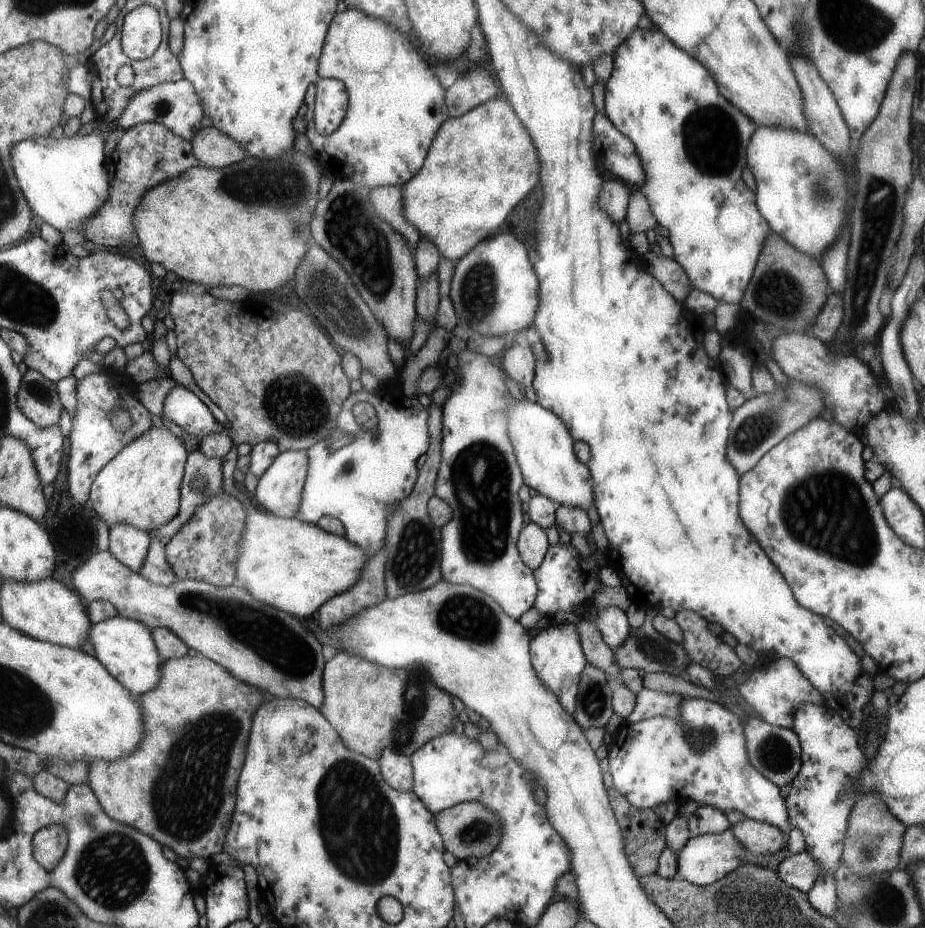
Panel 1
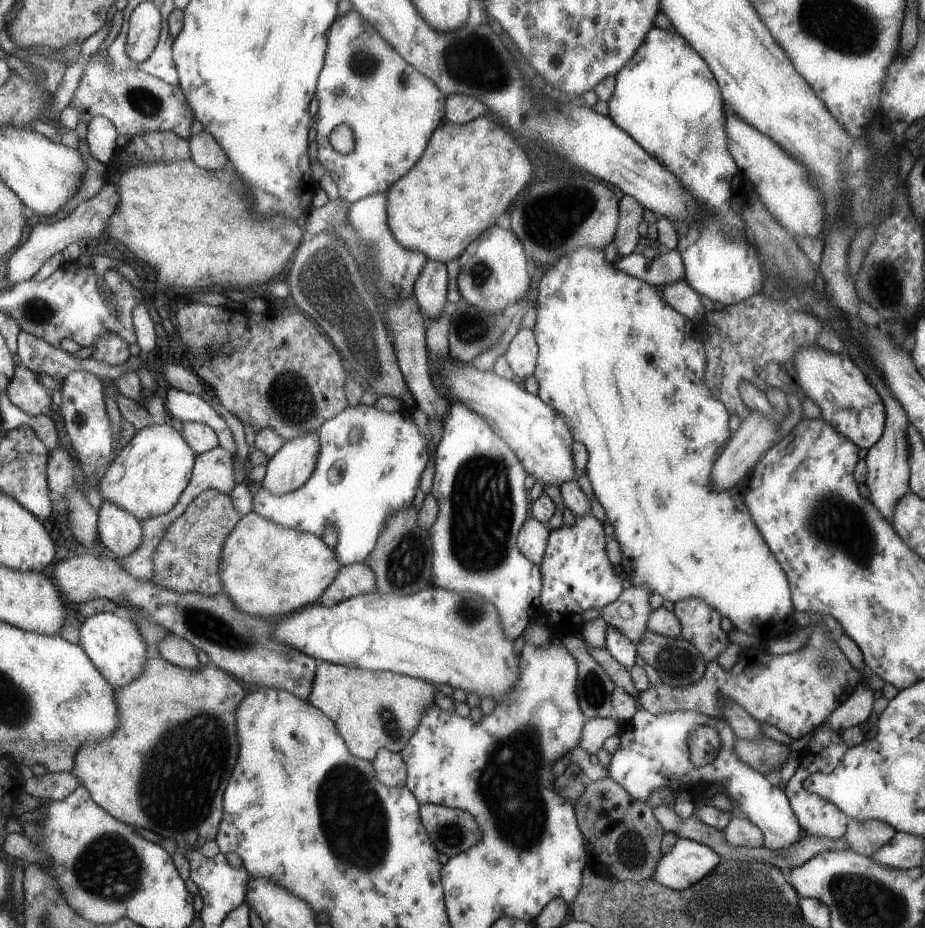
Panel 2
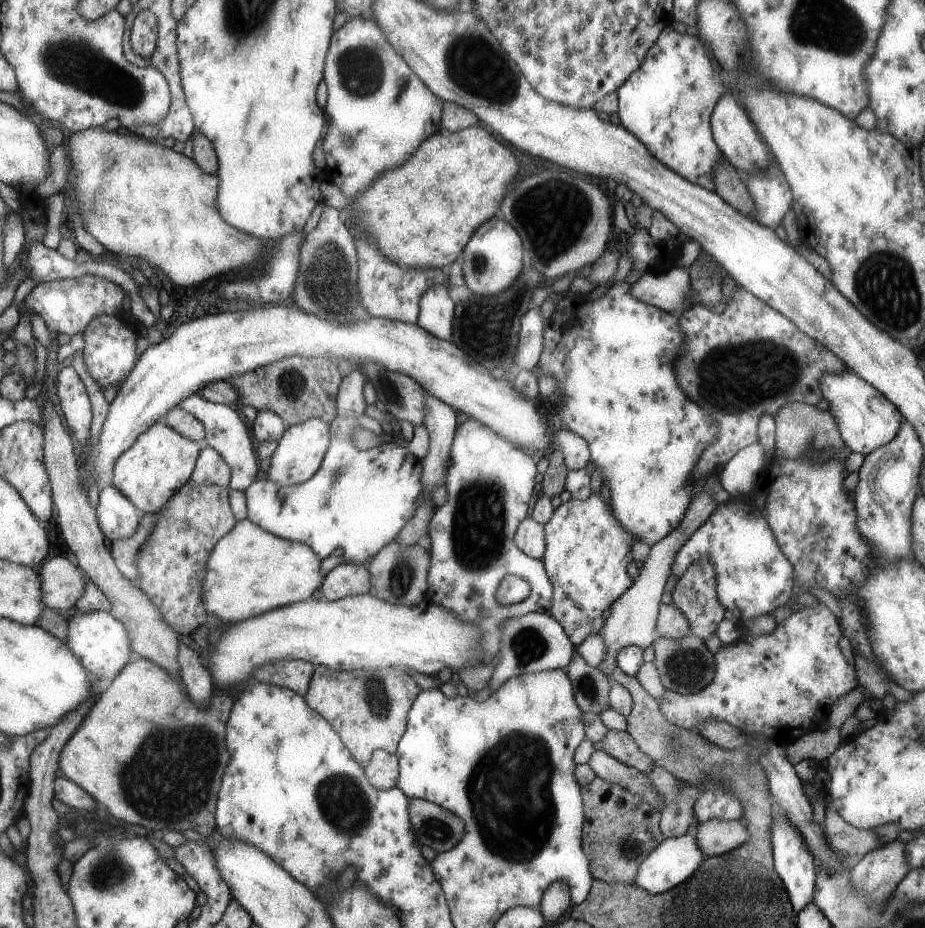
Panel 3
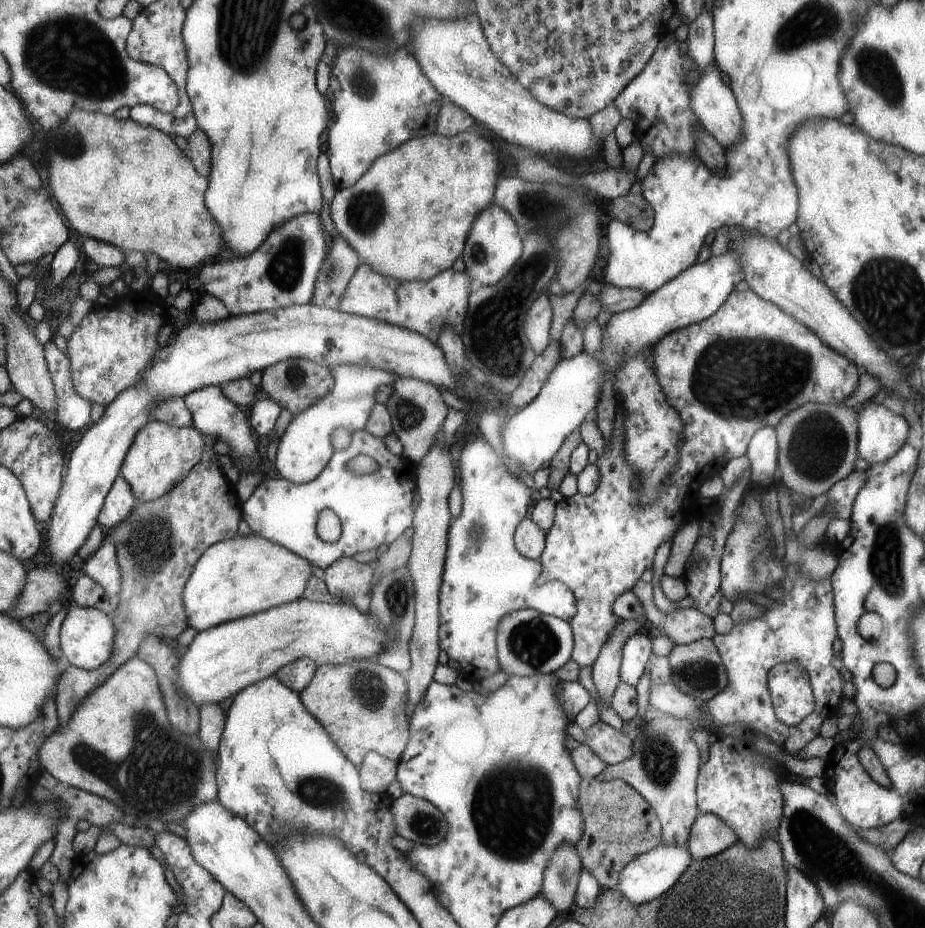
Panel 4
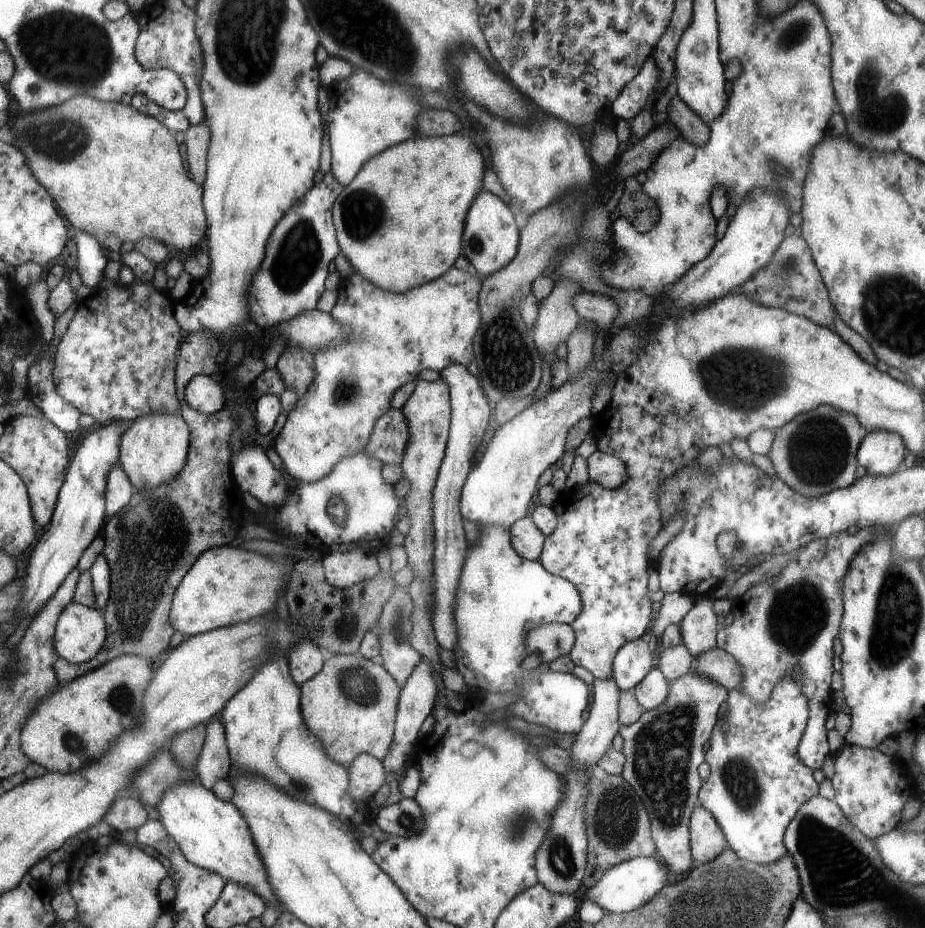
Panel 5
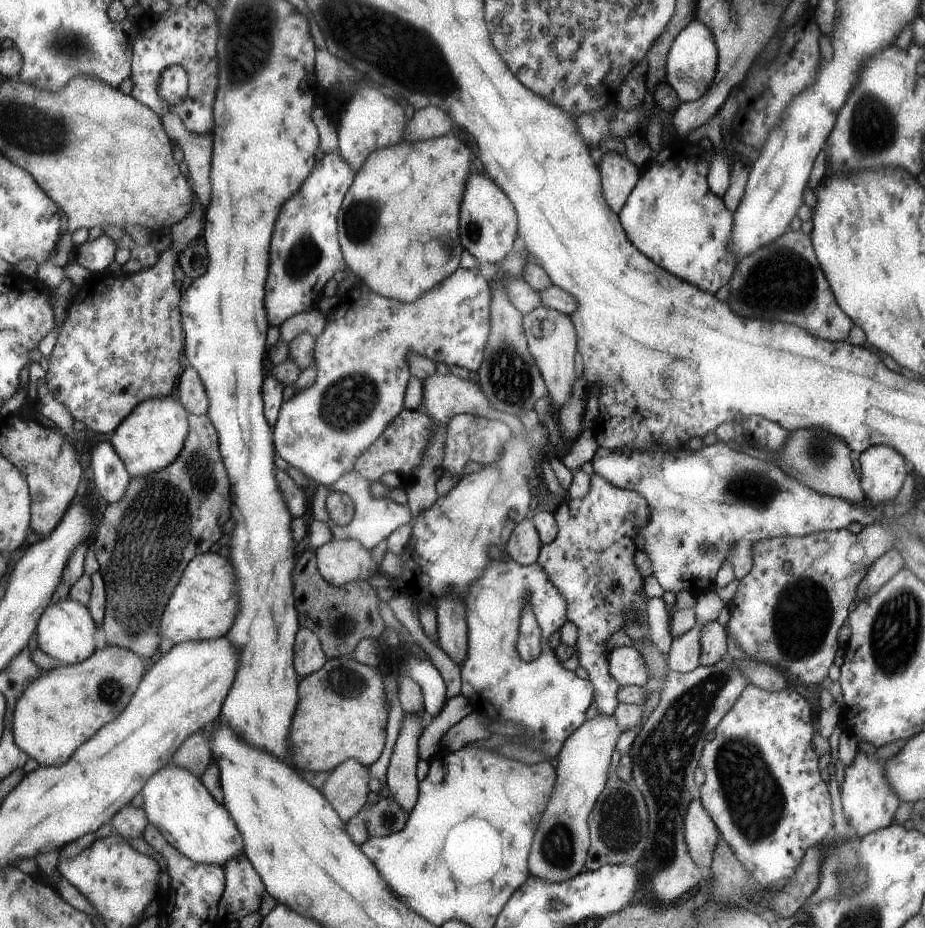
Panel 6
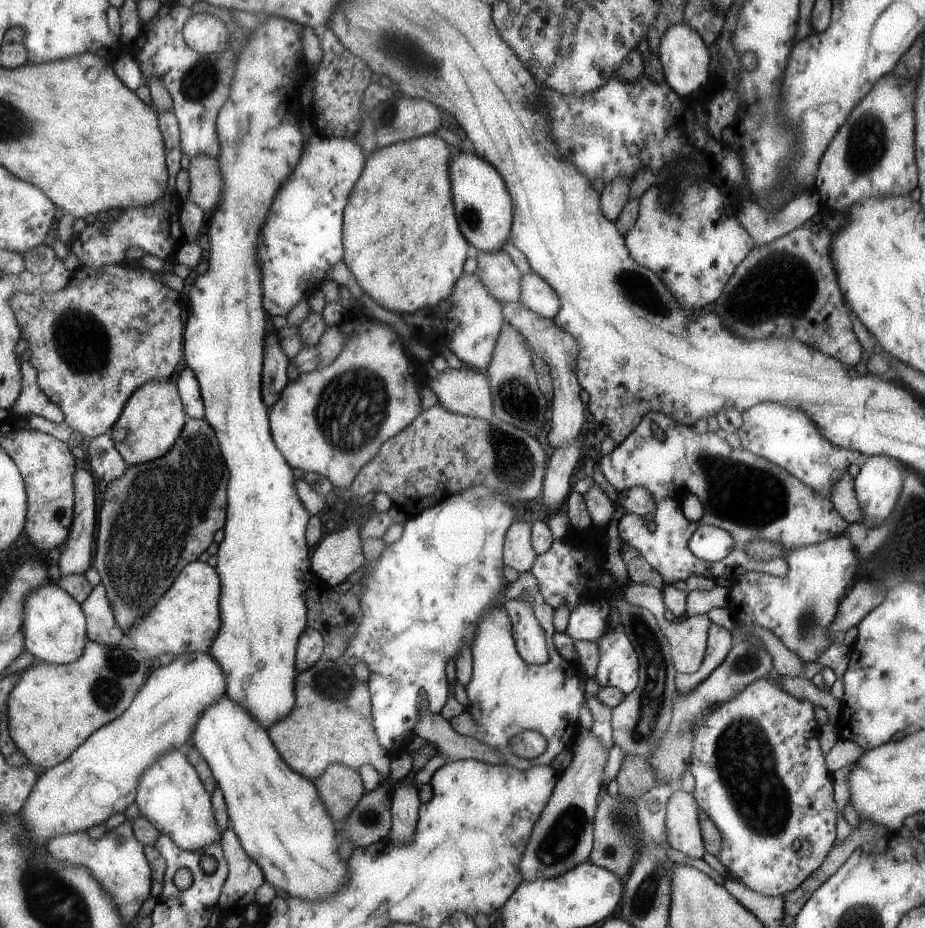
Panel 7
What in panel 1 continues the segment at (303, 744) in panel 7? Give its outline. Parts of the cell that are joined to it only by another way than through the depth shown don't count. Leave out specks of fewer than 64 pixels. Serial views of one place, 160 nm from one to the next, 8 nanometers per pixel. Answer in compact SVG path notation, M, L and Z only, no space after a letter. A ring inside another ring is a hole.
M338 651L330 661L327 661L324 670L326 699L320 711L327 720L331 721L331 724L334 724L345 744L352 751L378 761L382 759L383 751L387 749L411 757L431 739L451 732L443 722L425 720L425 688L427 684L431 684L431 681L432 678L421 665L396 669L372 663L351 651Z

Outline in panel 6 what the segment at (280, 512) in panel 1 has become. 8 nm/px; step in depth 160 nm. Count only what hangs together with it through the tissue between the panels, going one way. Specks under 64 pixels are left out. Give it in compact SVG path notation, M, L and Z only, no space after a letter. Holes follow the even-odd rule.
M478 265L472 269L459 267L457 271L449 275L441 284L431 288L431 292L425 292L419 300L414 300L413 303L402 303L400 300L377 294L367 284L363 284L363 280L358 280L348 292L341 296L340 305L328 317L326 329L316 337L315 358L318 366L318 375L315 379L315 384L309 388L295 391L293 396L282 404L278 421L274 428L276 452L286 462L289 462L290 466L299 468L305 476L317 485L331 486L334 482L341 479L343 475L353 471L358 463L358 458L385 432L389 424L393 423L402 414L402 410L405 408L403 406L405 404L405 392L407 392L407 384L411 380L411 353L422 355L430 359L434 364L444 363L449 366L466 368L473 375L481 368L484 361L485 347L491 332L493 300L494 292L491 282L486 276L483 276Z

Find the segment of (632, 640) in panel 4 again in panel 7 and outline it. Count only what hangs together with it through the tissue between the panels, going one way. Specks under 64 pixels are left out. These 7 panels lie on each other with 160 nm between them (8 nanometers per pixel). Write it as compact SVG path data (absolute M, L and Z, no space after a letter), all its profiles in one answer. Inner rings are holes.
M616 629L597 640L598 663L595 678L602 687L618 688L624 696L638 686L638 655L628 636Z

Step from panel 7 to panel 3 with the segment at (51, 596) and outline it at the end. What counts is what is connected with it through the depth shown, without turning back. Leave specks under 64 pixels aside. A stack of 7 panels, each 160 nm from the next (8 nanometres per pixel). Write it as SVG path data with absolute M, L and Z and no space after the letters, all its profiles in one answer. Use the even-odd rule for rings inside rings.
M95 611L77 614L70 618L67 642L79 657L80 663L95 677L108 678L112 682L136 656L132 650L127 627L112 612Z

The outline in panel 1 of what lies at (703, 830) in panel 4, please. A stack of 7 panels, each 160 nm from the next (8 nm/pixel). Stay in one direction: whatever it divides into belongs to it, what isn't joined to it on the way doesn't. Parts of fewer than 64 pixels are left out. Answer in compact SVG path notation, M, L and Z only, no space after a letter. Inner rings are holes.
M743 819L731 824L731 830L744 850L755 857L775 855L785 848L786 836L775 825Z

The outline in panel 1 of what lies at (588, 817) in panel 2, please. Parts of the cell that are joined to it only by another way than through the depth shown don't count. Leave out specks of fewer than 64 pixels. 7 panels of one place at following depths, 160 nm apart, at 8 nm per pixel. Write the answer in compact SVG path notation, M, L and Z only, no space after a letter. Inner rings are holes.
M615 788L608 789L610 805L614 809L614 816L618 820L621 834L625 838L626 855L630 859L631 868L640 877L655 875L658 868L658 856L666 847L665 824L651 811L635 808Z

